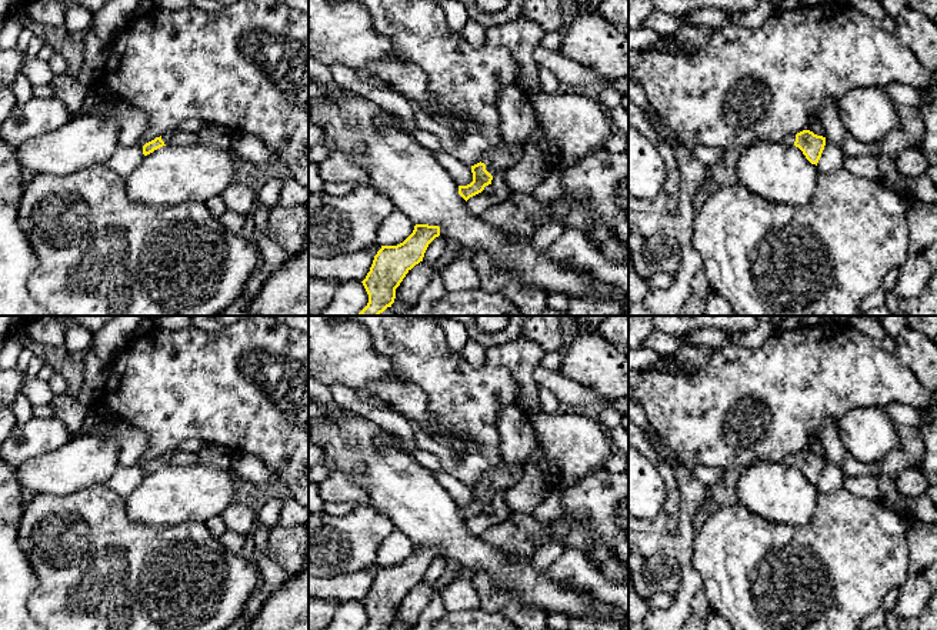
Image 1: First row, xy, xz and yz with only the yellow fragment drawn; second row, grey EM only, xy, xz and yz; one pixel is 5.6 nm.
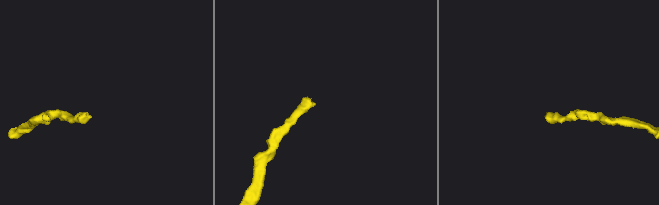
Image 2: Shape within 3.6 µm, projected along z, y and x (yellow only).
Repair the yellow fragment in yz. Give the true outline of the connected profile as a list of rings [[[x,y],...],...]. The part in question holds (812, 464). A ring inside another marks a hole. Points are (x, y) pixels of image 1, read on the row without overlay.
[[[803,450],[797,454],[787,456],[781,464],[798,467],[806,479],[817,486],[826,466],[826,457],[817,456],[810,450]]]

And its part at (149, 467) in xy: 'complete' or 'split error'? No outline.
split error

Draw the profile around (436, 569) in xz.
[[[439,556],[429,564],[423,581],[430,586],[434,586],[444,571],[446,571],[446,560],[441,556]]]

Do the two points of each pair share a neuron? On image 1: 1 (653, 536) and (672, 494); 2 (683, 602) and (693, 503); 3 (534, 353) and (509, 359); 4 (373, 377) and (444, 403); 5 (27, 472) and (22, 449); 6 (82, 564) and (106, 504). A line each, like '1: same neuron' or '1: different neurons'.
1: same neuron
2: same neuron
3: same neuron
4: different neurons
5: different neurons
6: same neuron

